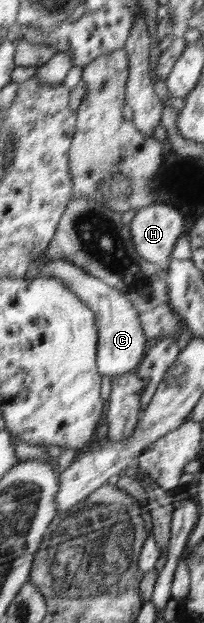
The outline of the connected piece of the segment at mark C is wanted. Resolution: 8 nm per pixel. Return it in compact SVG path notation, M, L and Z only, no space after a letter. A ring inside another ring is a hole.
M55 260L55 265L47 265L47 269L43 269L41 273L51 278L61 278L97 314L97 324L99 325L97 366L99 373L112 378L113 376L122 376L122 373L135 371L148 351L149 341L142 329L138 310L134 308L130 298L115 289L114 286L107 285L107 282L93 277L86 270L65 260Z

